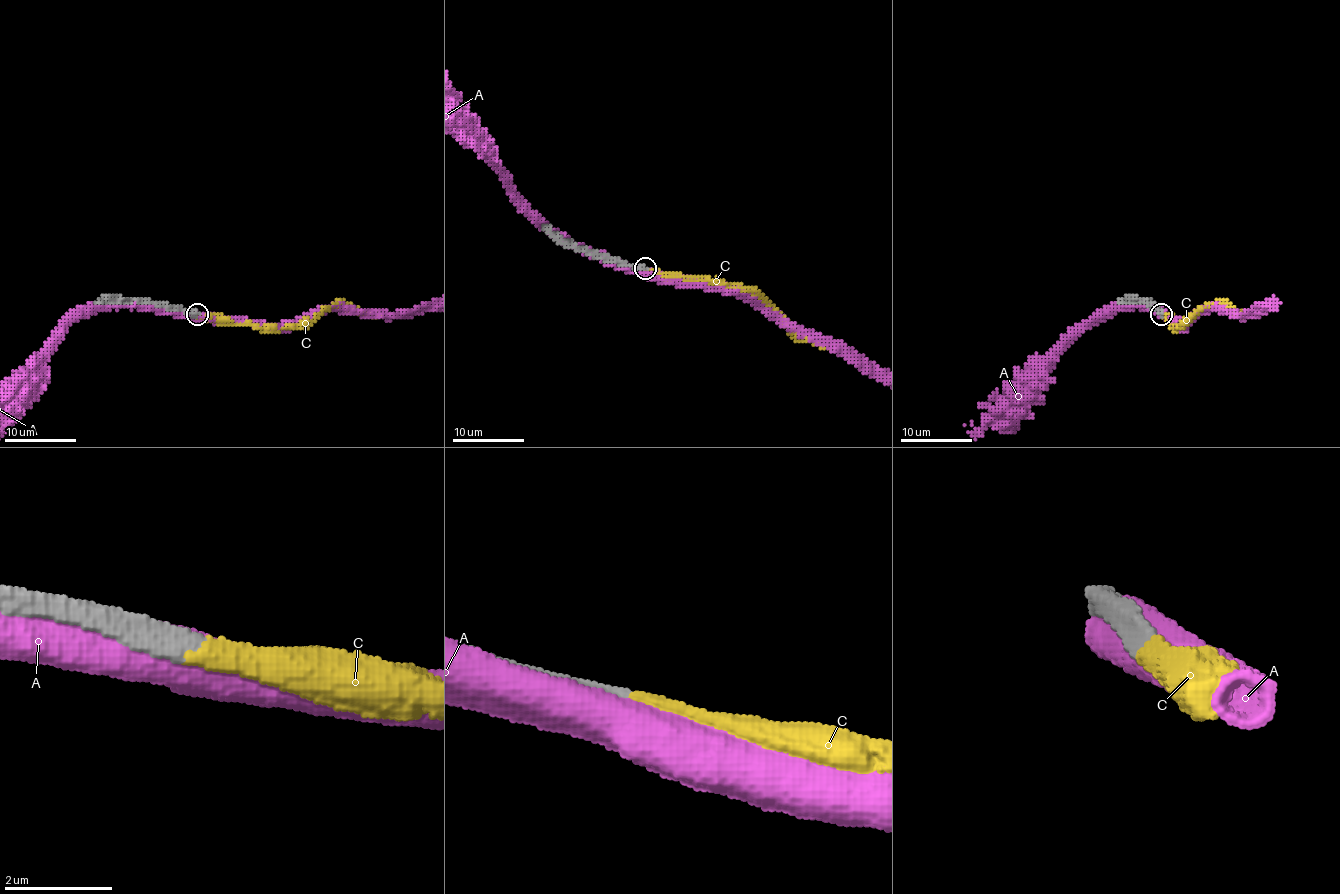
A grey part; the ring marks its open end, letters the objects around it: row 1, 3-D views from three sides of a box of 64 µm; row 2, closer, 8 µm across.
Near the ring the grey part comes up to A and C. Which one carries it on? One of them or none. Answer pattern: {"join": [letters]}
{"join": ["C"]}

